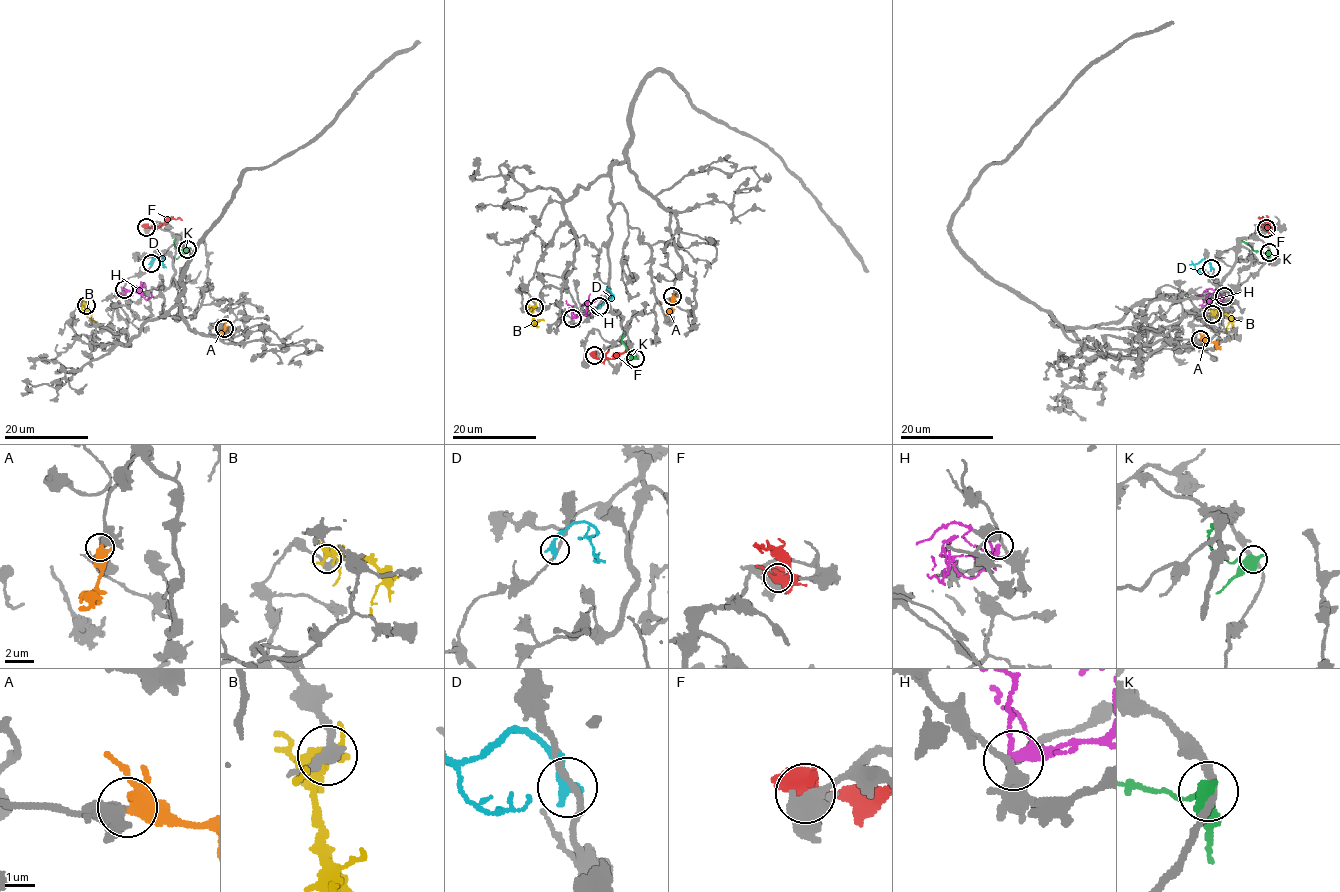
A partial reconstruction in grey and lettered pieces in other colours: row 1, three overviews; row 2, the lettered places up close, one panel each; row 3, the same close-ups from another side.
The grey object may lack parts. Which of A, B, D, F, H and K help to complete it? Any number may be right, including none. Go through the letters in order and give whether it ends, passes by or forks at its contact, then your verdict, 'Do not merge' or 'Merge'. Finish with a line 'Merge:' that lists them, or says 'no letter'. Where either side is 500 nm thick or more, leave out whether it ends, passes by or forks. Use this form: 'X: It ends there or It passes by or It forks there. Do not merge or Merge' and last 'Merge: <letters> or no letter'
A: It forks there. Merge
B: It forks there. Do not merge
D: It ends there. Do not merge
F: Do not merge
H: It forks there. Do not merge
K: It passes by. Do not merge
Merge: A

